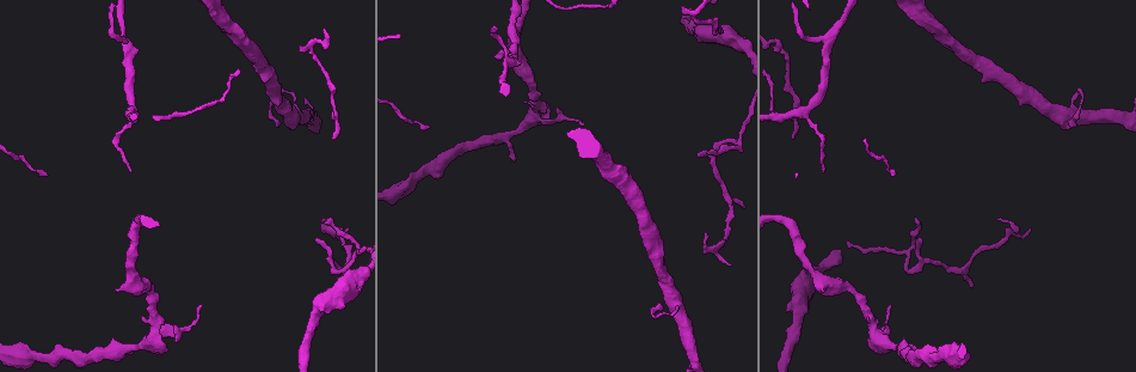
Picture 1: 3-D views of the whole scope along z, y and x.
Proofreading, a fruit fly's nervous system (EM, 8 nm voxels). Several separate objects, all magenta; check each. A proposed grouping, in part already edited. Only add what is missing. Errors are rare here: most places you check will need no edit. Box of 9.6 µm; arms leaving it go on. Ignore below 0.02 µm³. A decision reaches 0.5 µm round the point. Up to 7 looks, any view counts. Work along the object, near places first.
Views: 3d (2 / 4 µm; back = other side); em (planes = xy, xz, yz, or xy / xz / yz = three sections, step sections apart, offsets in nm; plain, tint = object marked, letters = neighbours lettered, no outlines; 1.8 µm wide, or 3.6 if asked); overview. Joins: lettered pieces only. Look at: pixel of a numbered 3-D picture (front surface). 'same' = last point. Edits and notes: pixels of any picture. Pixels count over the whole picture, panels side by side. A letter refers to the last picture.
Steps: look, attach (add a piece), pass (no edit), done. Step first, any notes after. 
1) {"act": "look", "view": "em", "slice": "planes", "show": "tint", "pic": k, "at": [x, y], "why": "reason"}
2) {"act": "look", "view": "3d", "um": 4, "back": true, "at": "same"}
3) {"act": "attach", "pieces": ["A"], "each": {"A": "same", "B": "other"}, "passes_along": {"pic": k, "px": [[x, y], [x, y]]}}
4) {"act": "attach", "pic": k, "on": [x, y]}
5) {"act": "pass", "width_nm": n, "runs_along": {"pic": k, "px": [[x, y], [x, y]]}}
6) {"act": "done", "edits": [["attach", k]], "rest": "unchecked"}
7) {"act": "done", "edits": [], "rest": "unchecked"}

{"act": "look", "view": "3d", "um": 2, "pic": 1, "at": [358, 280], "why": "thick turns thin"}

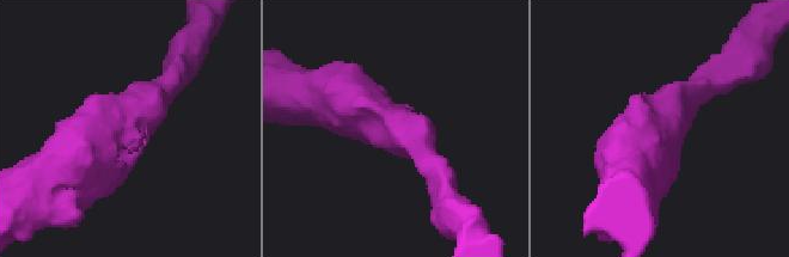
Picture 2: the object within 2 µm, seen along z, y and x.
{"act": "look", "view": "em", "slice": "planes", "show": "letters", "pic": 2, "at": [658, 133]}

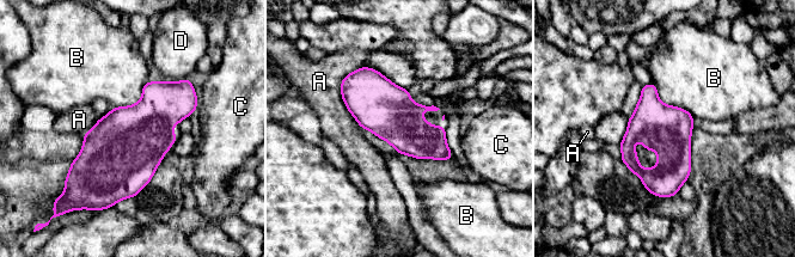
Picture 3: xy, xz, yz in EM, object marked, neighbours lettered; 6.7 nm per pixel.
{"act": "pass", "width_nm": 340, "each": {"A": "other", "B": "other", "C": "other", "D": "other"}, "border": {"pic": 3, "px": [[652, 81], [664, 103], [693, 116]]}, "found": "no lettered piece goes on from it"}

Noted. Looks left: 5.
{"act": "look", "view": "3d", "um": 4, "pic": 1, "at": [922, 239], "why": "tapers out"}

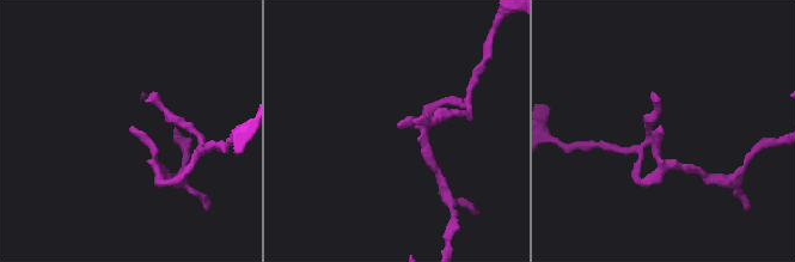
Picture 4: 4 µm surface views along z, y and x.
{"act": "look", "view": "em", "slice": "planes", "show": "letters", "pic": 4, "at": [131, 128], "why": "shape alone is not enough"}

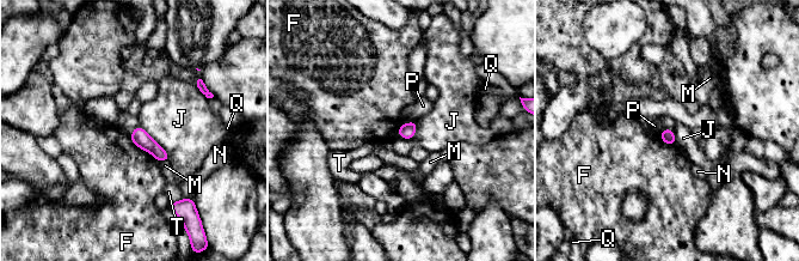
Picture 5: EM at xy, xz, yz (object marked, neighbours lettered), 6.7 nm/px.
{"act": "pass", "each": {"F": "other", "J": "other", "M": "other", "N": "other", "P": "other", "Q": "other", "T": "other"}, "border": {"pic": 5, "px": [[139, 125], [166, 152], [170, 161]]}, "found": "no lettered piece goes on from it"}

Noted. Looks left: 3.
{"act": "look", "view": "em", "slice": "xz", "step": 8, "show": "letters", "pic": 1, "at": [730, 263], "why": "free end"}

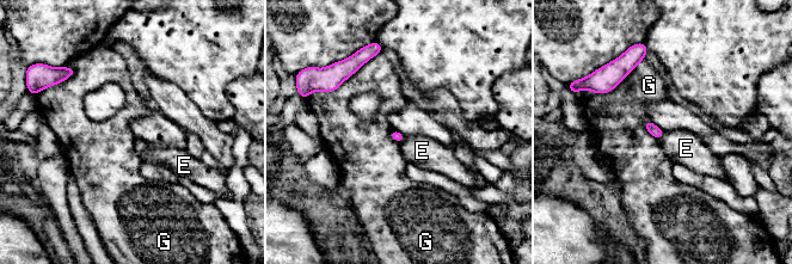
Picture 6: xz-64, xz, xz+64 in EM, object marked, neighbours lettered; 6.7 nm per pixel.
{"act": "pass", "width_nm": 70, "each": {"E": "other", "G": "other"}, "border": {"pic": 6, "px": [[664, 133], [657, 139]]}, "found": "no lettered piece goes on from it"}

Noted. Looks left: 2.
{"act": "done", "edits": [], "rest": "unchecked"}

